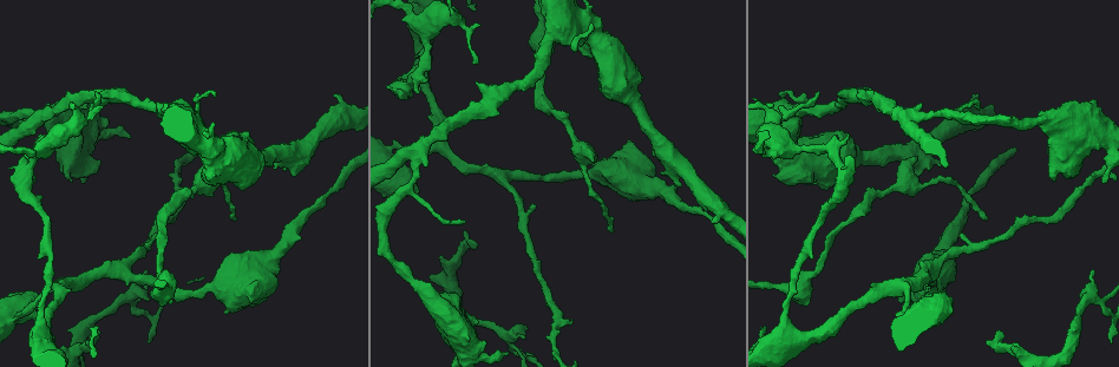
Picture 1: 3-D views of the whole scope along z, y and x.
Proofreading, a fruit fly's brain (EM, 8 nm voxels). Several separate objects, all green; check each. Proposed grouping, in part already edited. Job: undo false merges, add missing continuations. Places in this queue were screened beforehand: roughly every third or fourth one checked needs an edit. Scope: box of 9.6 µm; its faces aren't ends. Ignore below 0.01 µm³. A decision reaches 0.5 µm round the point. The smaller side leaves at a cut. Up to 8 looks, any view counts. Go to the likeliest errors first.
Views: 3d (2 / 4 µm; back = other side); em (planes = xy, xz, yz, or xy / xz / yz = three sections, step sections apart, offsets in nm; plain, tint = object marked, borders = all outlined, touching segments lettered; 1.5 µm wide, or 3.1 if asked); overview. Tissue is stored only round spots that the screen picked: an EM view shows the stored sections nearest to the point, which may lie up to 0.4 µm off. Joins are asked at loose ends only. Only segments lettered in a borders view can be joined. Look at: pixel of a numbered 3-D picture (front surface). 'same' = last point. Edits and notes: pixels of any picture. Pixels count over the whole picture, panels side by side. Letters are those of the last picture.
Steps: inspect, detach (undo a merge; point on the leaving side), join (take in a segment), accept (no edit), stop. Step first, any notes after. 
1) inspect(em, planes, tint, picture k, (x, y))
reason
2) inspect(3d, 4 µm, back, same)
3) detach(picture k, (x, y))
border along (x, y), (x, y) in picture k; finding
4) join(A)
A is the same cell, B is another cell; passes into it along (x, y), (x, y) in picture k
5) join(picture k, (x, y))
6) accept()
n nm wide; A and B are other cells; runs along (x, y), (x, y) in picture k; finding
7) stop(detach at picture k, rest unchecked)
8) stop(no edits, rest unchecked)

inspect(3d, 2 µm, picture 1, (527, 327))

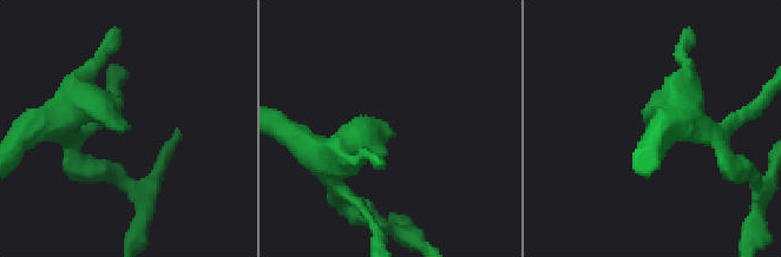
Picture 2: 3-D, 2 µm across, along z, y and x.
inspect(em, planes, plain, picture 2, (388, 127))
shape alone is not enough

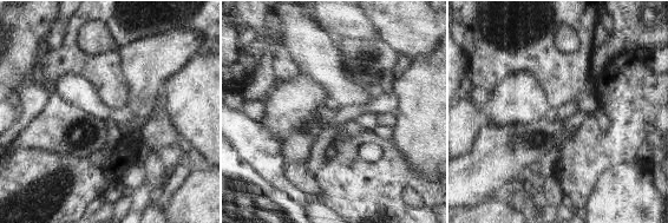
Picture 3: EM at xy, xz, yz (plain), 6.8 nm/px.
inspect(em, planes, borders, same)

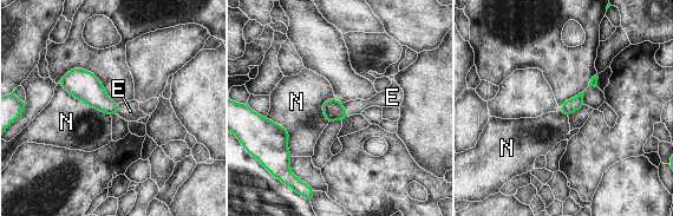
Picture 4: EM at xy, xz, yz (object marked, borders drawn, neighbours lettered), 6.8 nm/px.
join(E)
E is the same cell, N is another cell; it goes on there

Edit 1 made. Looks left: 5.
inspect(overview)
see it whole again

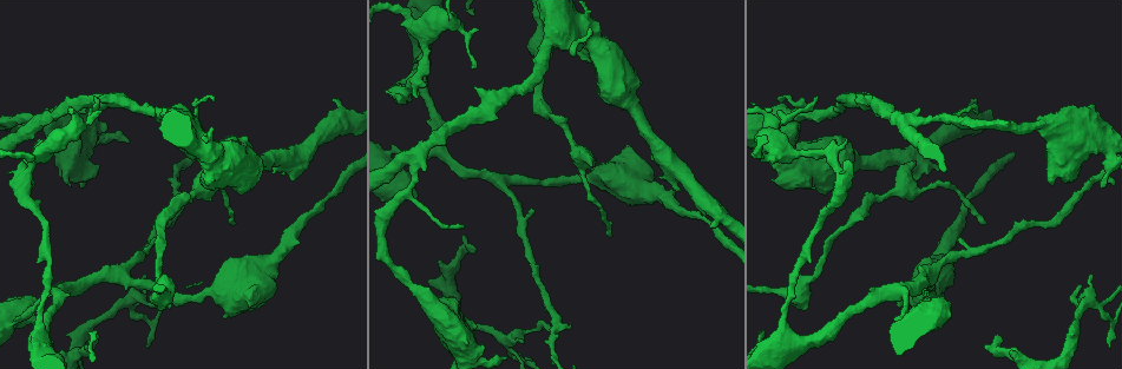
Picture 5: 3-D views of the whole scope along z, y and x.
inspect(3d, 4 µm, back, picture 5, (591, 165))
branch stops here

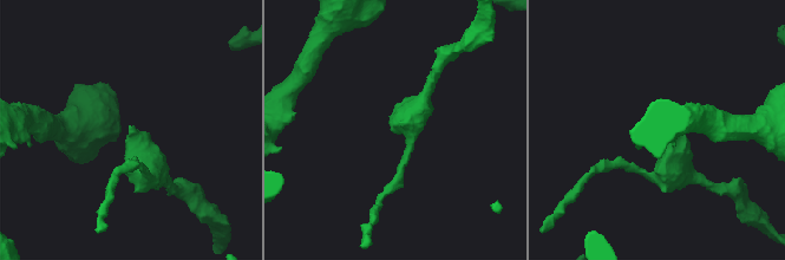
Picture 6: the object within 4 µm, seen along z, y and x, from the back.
inspect(em, xz, step 8, tint, picture 6, (129, 127))

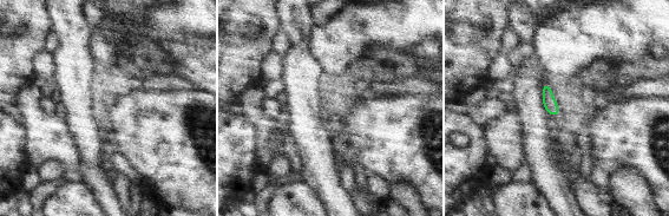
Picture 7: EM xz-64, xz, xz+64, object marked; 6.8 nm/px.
inspect(em, planes, borders, same)

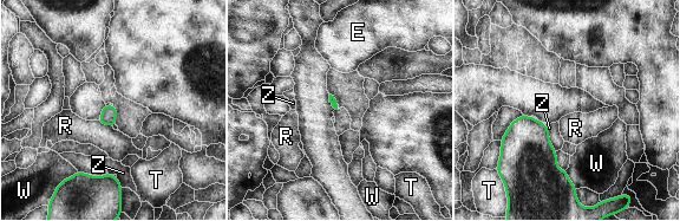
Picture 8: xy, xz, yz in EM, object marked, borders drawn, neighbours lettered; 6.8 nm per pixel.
accept()
E, R, T, W and Z are other cells; border along (97, 121), (112, 128) in picture 8; no lettered segment goes on from it

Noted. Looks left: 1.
stop(join at picture 4, rest unchecked)

